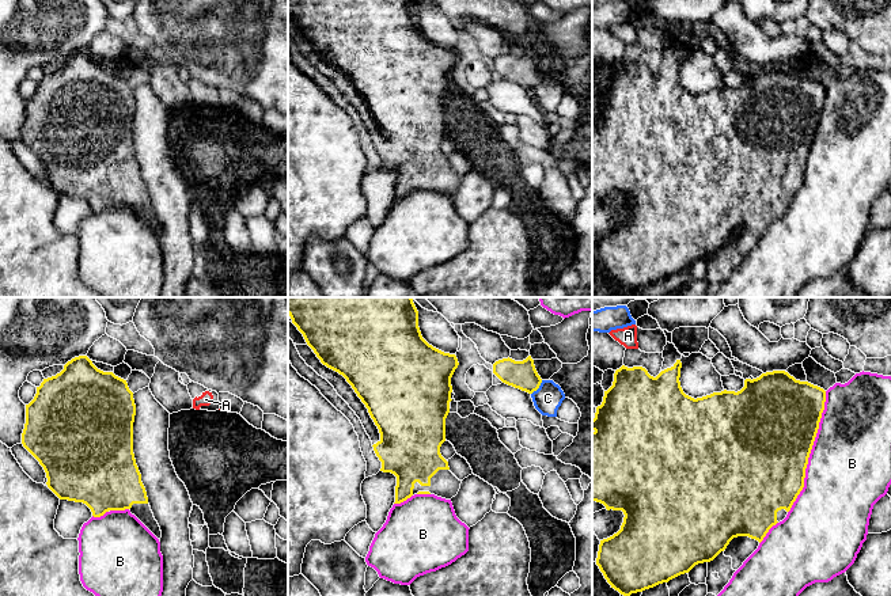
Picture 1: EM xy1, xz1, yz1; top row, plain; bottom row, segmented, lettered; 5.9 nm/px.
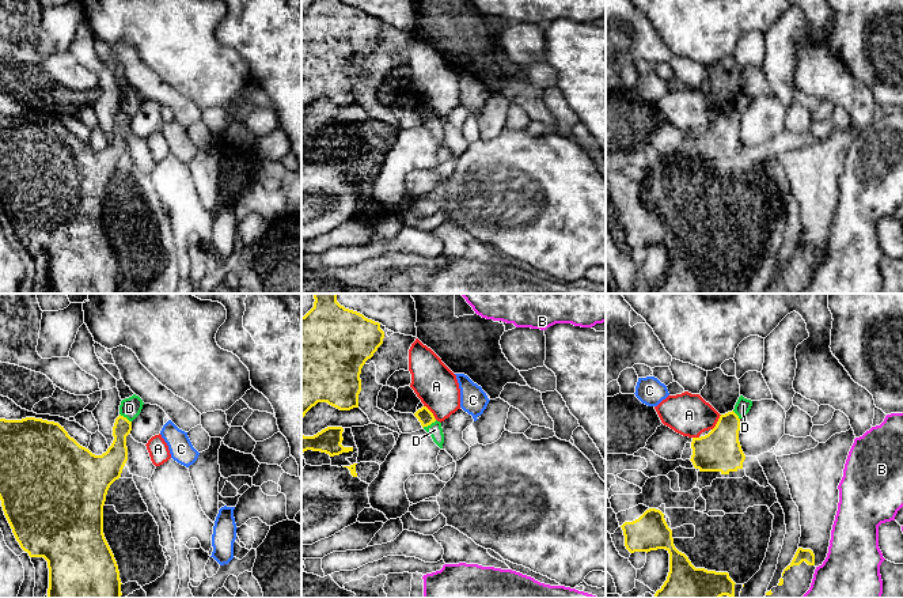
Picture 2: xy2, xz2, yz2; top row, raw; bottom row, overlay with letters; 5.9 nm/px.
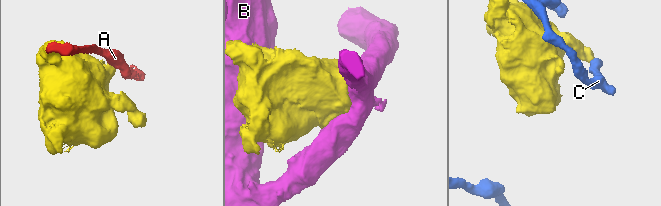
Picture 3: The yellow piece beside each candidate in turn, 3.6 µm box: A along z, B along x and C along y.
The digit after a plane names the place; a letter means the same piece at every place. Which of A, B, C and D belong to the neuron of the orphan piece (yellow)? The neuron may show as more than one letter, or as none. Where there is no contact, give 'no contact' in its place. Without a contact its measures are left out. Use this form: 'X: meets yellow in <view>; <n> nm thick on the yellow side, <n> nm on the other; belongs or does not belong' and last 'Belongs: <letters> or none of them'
A: meets yellow in xz2; 90 nm thick on the yellow side, 240 nm on the other; does not belong
B: meets yellow in yz1; 500 nm thick on the yellow side, 500 nm on the other; does not belong
C: meets yellow in xz1; 170 nm thick on the yellow side, 170 nm on the other; does not belong
D: meets yellow in xz2; 90 nm thick on the yellow side, 90 nm on the other; does not belong
Belongs: none of them

